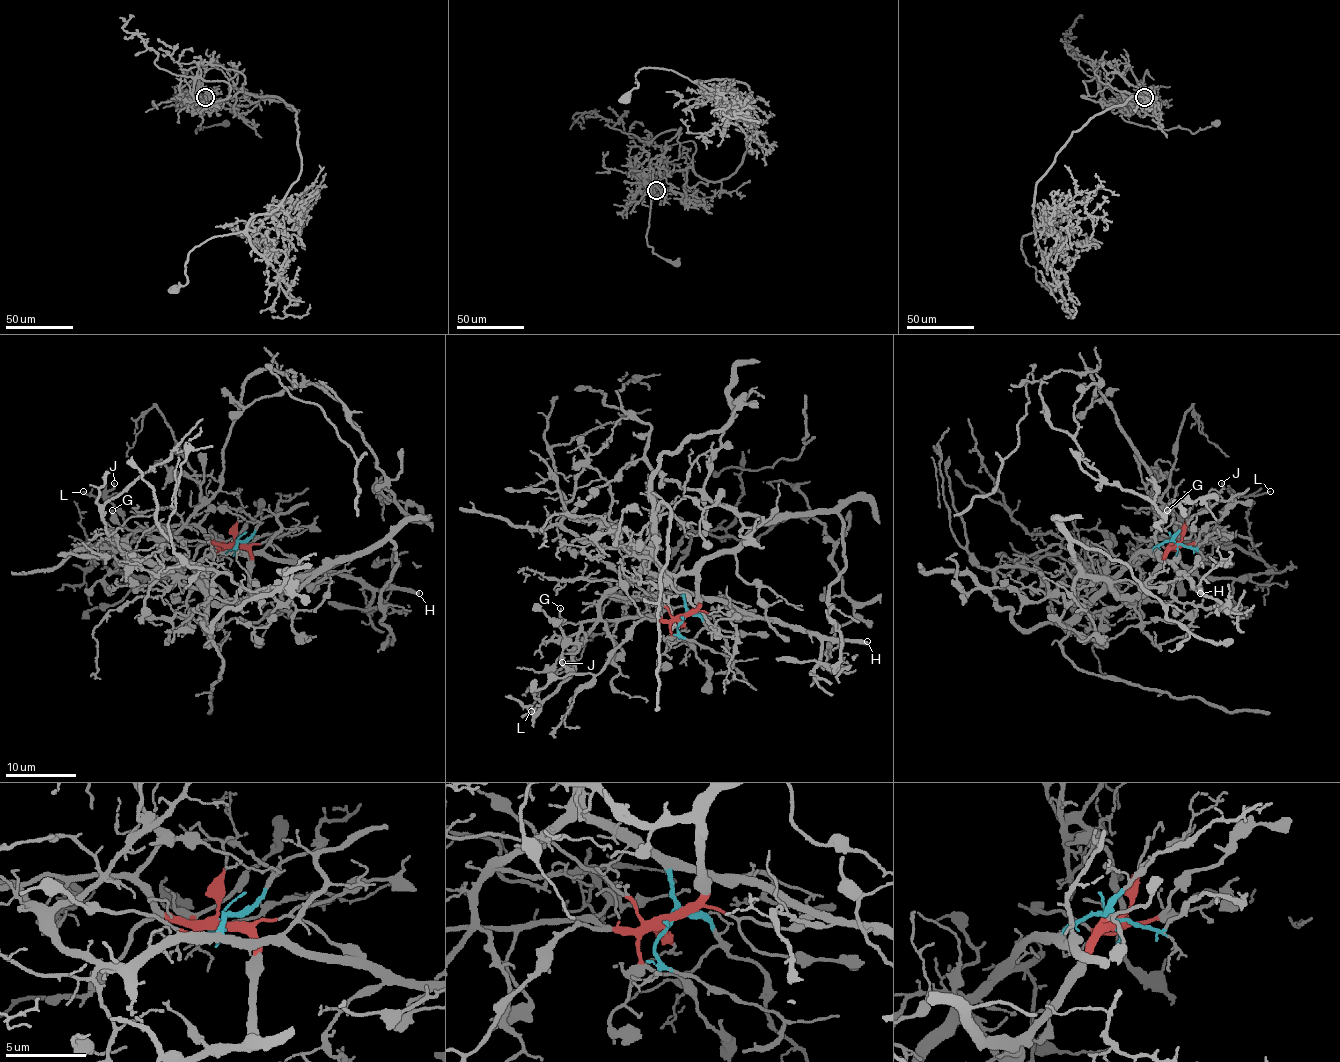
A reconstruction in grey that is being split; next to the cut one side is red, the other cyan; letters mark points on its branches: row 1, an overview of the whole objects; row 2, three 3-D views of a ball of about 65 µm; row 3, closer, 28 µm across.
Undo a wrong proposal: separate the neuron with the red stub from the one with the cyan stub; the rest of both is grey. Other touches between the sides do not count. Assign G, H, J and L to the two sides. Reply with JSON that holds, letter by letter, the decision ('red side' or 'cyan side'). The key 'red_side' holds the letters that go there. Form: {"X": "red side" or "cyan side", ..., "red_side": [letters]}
{"G": "red side", "H": "cyan side", "J": "red side", "L": "red side", "red_side": ["G", "J", "L"]}

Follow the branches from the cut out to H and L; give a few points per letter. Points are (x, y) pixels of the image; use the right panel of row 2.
H: (1176, 545), (1160, 543), (1153, 550), (1201, 594)
L: (1176, 545), (1180, 543), (1176, 525), (1190, 541), (1217, 523), (1231, 499), (1269, 492)

